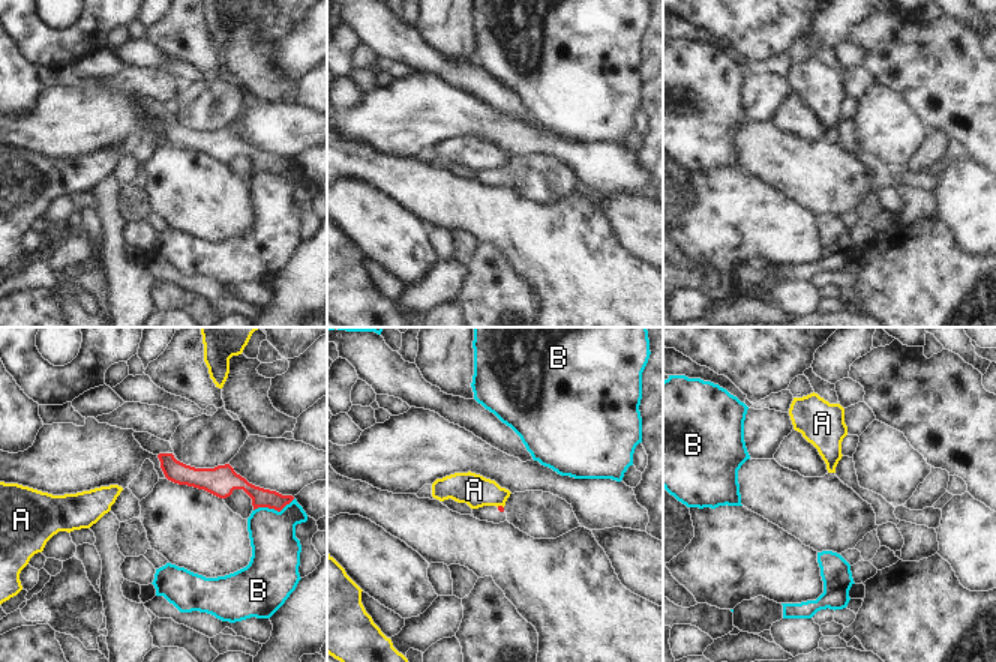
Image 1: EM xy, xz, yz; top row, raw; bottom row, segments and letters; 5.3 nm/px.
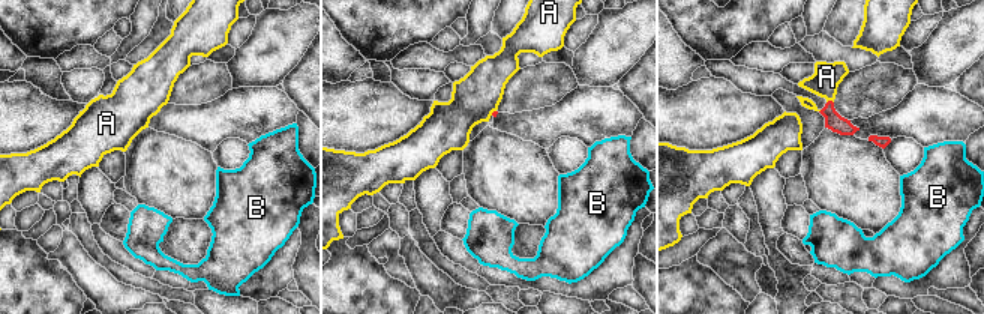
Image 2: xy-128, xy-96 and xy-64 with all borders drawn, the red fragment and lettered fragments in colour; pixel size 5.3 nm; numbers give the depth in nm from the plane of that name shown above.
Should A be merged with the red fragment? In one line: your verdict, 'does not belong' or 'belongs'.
does not belong

